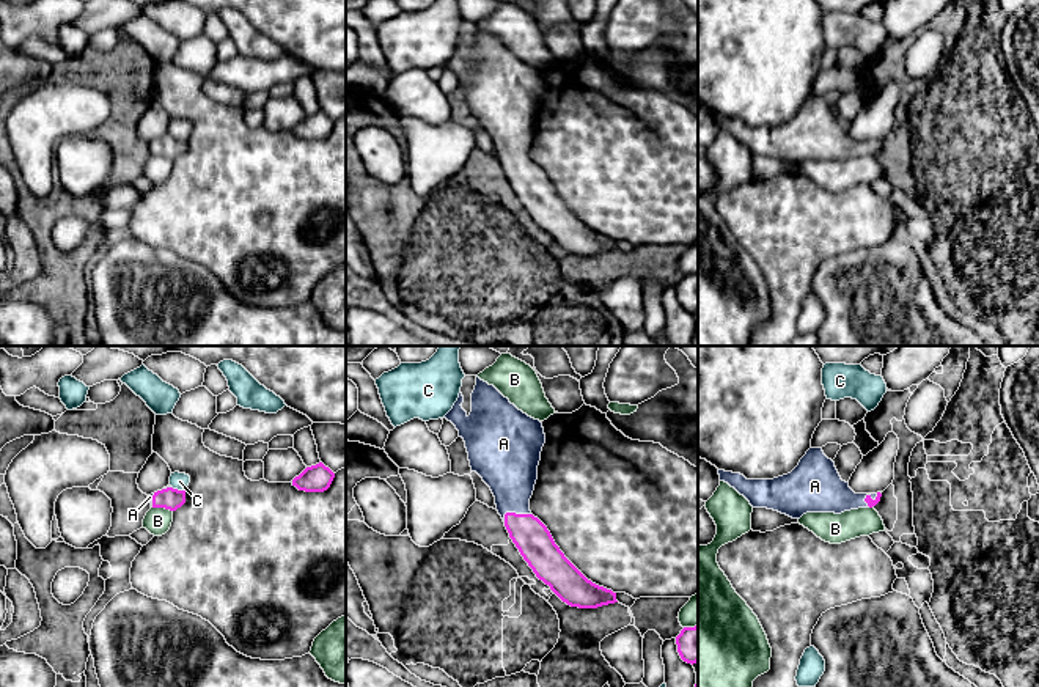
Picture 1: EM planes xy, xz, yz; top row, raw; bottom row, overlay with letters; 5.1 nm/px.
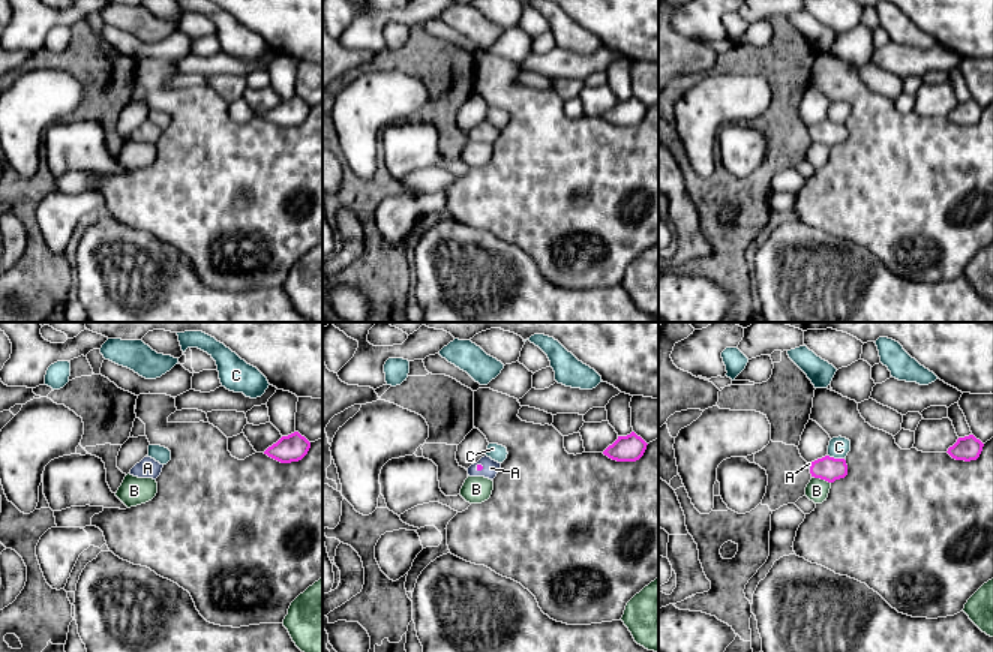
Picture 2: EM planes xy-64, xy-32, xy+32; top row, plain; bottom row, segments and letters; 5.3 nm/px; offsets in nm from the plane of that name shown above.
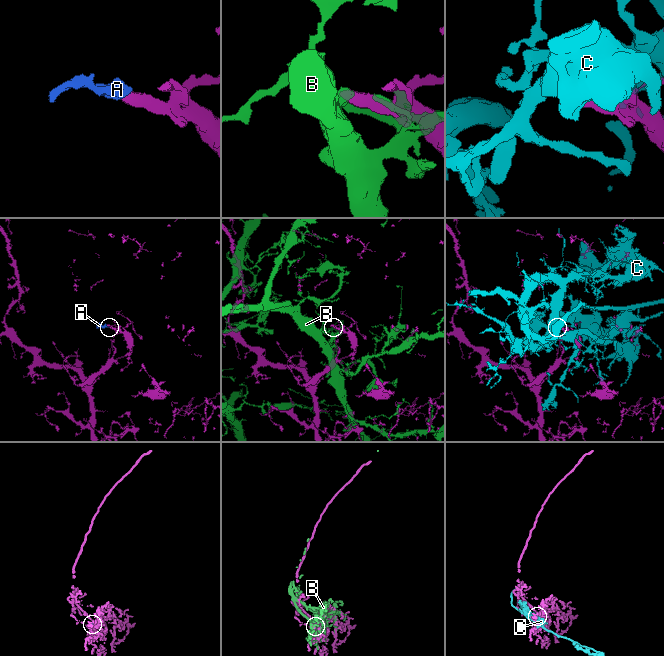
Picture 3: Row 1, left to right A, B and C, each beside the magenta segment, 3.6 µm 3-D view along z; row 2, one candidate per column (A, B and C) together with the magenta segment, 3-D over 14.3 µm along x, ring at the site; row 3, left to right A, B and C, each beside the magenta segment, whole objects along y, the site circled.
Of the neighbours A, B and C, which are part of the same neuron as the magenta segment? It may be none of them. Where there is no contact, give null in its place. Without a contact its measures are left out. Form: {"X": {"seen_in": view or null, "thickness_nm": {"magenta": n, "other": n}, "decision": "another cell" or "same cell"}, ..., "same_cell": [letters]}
{"A": {"seen_in": "xz", "thickness_nm": {"magenta": 190, "other": 300}, "decision": "same cell"}, "B": {"seen_in": "xy", "thickness_nm": {"magenta": 110, "other": 140}, "decision": "another cell"}, "C": {"seen_in": "xy", "thickness_nm": {"magenta": 110, "other": 90}, "decision": "another cell"}, "same_cell": ["A"]}

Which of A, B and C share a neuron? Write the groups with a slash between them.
A / B / C

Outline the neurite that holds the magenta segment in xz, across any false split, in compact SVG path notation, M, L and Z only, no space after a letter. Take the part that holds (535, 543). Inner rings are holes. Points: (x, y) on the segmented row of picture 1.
M476 377L472 393L472 412L462 409L464 396L459 393L453 409L445 415L459 431L468 453L472 472L476 472L490 487L497 511L501 516L509 538L536 577L567 605L597 608L615 604L616 593L588 580L560 550L547 527L531 514L530 498L538 479L538 465L545 443L542 423L519 410L494 385Z

